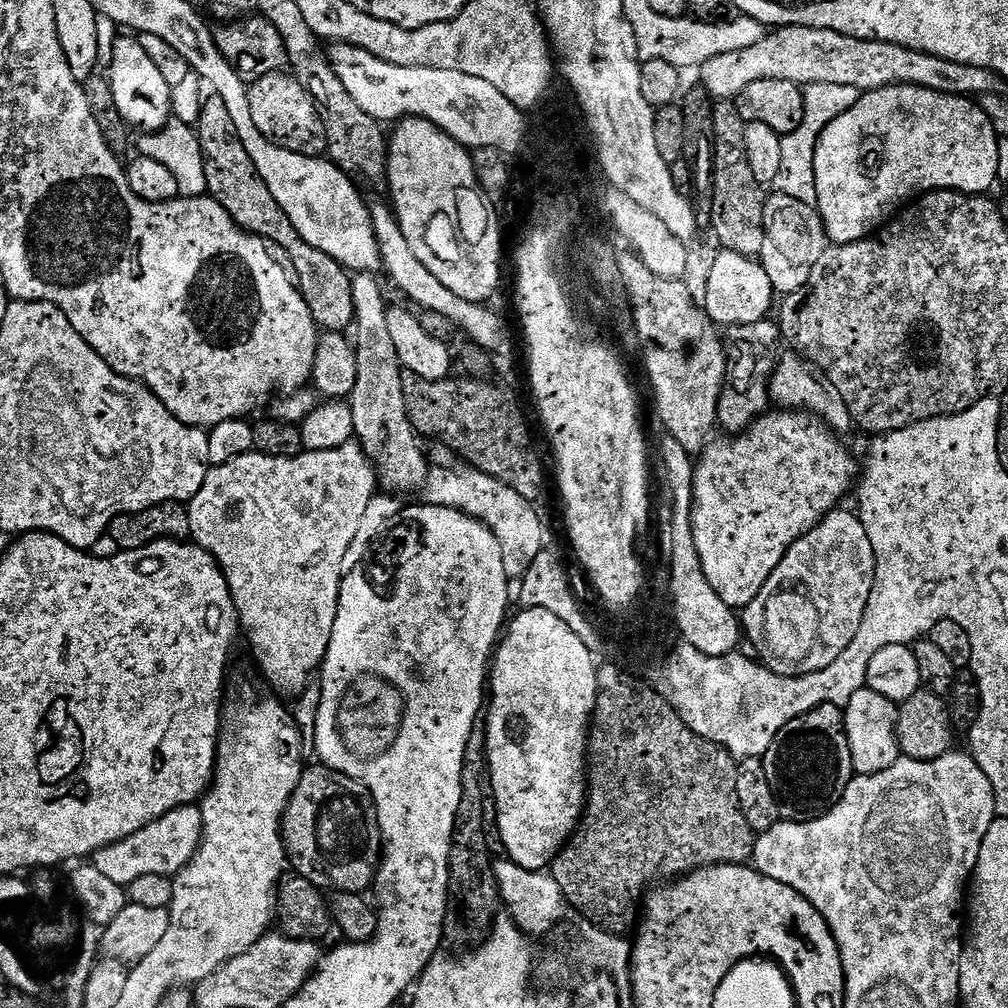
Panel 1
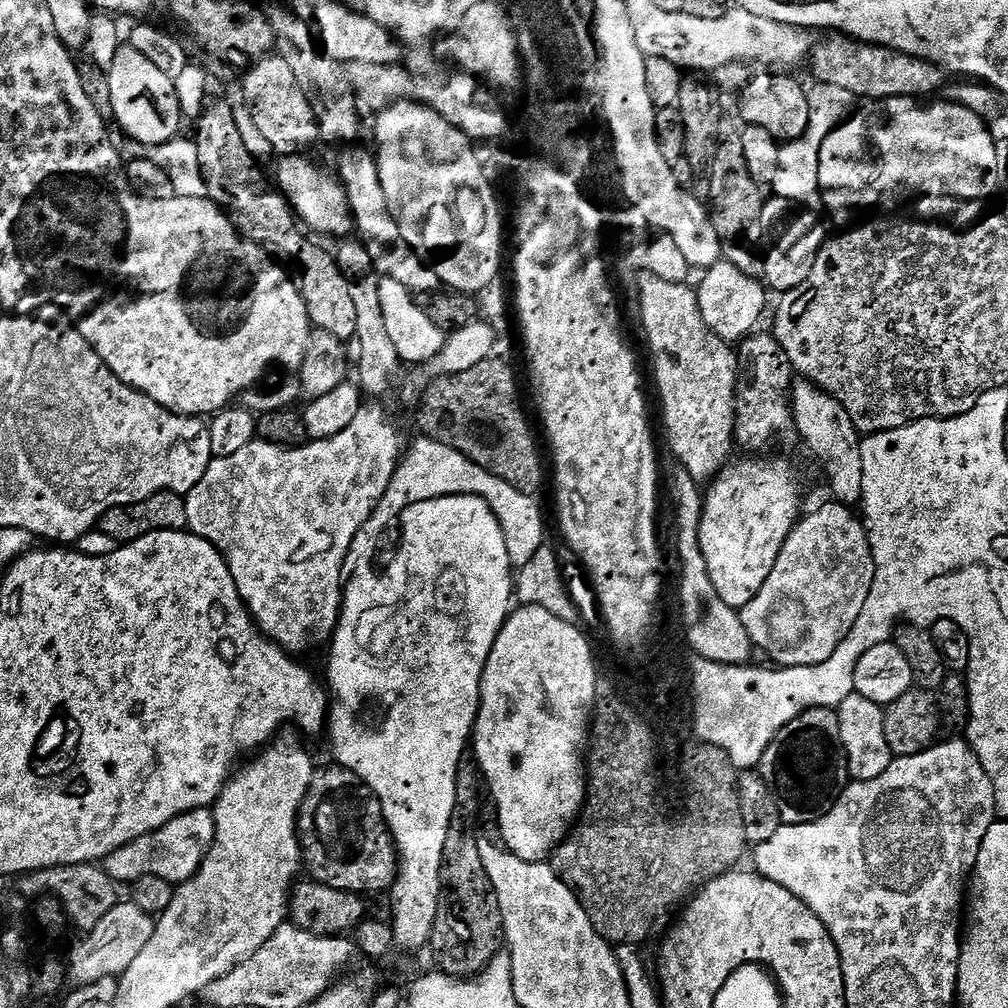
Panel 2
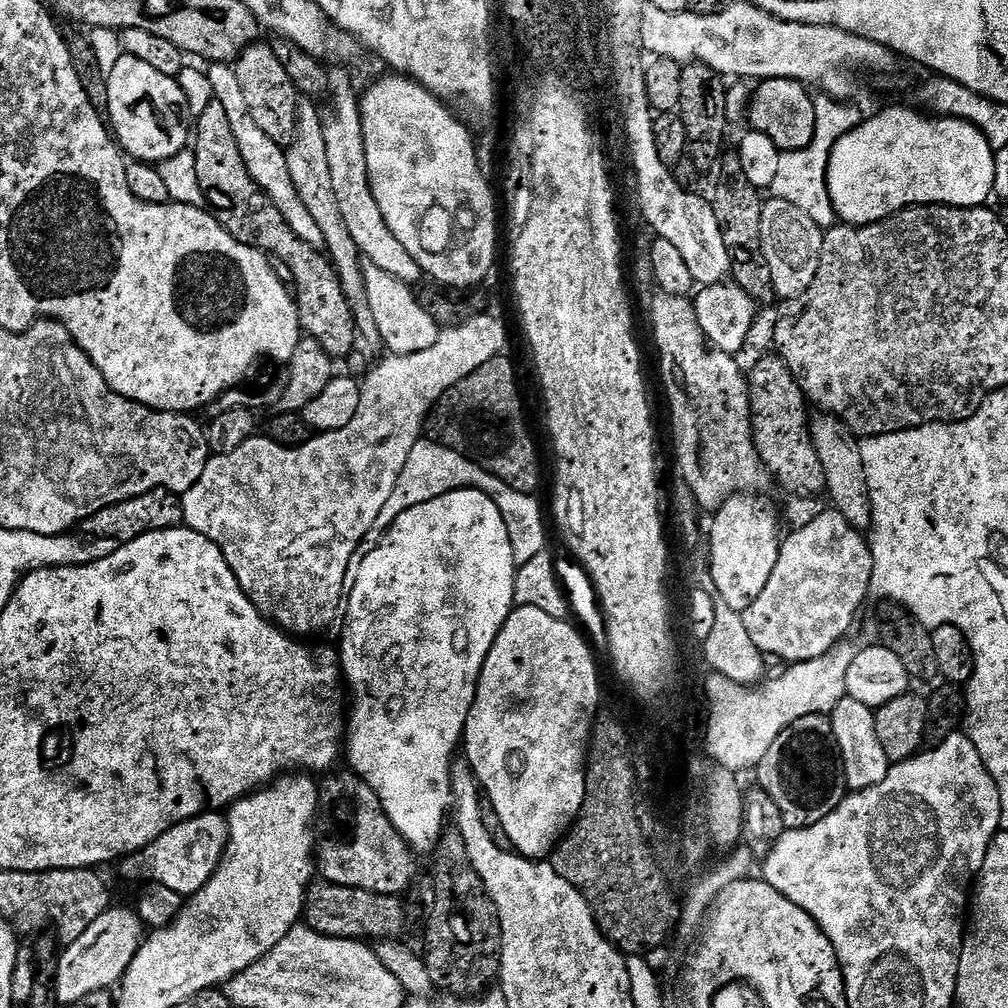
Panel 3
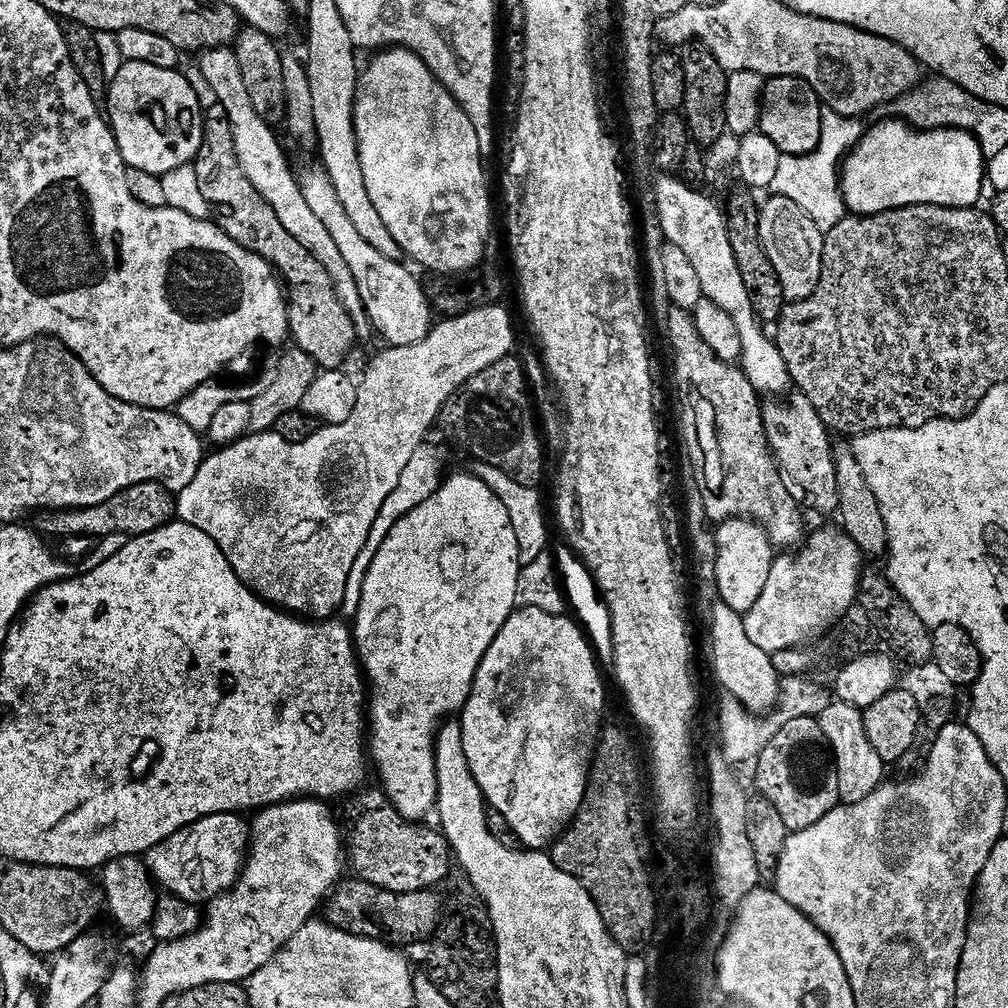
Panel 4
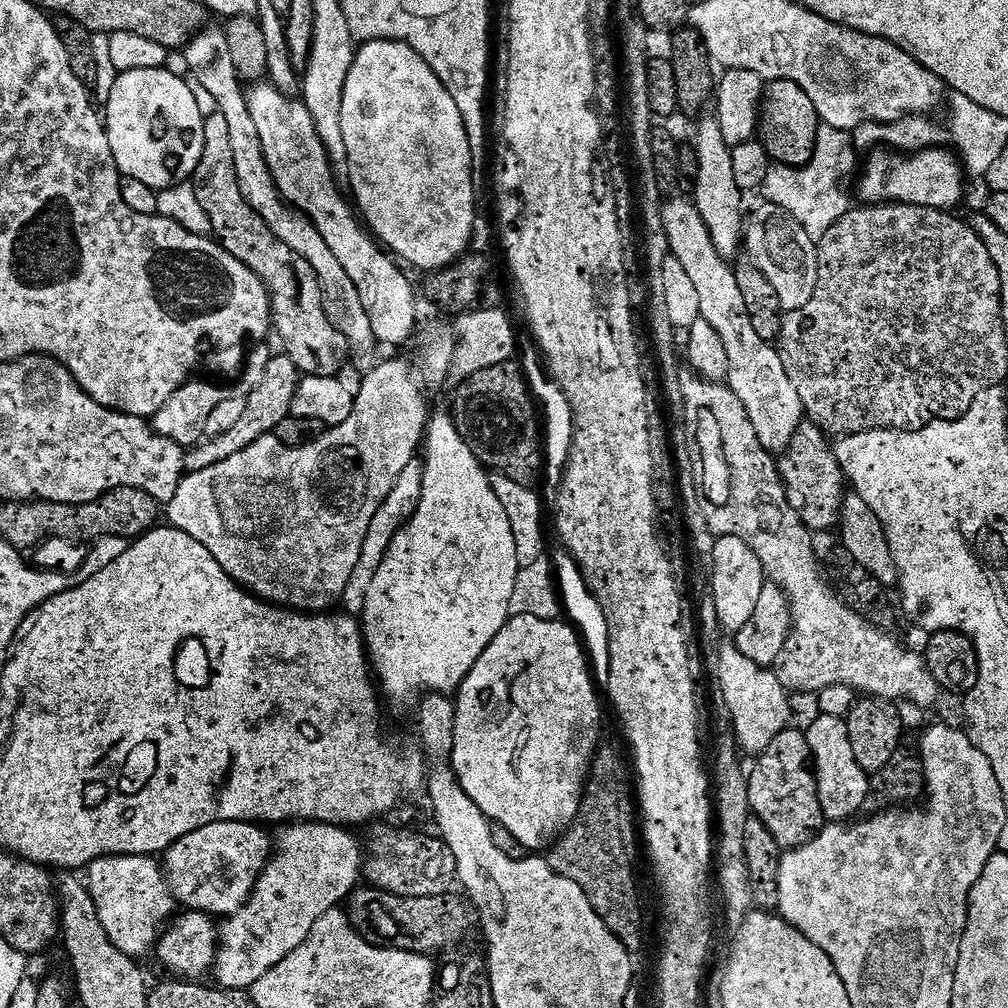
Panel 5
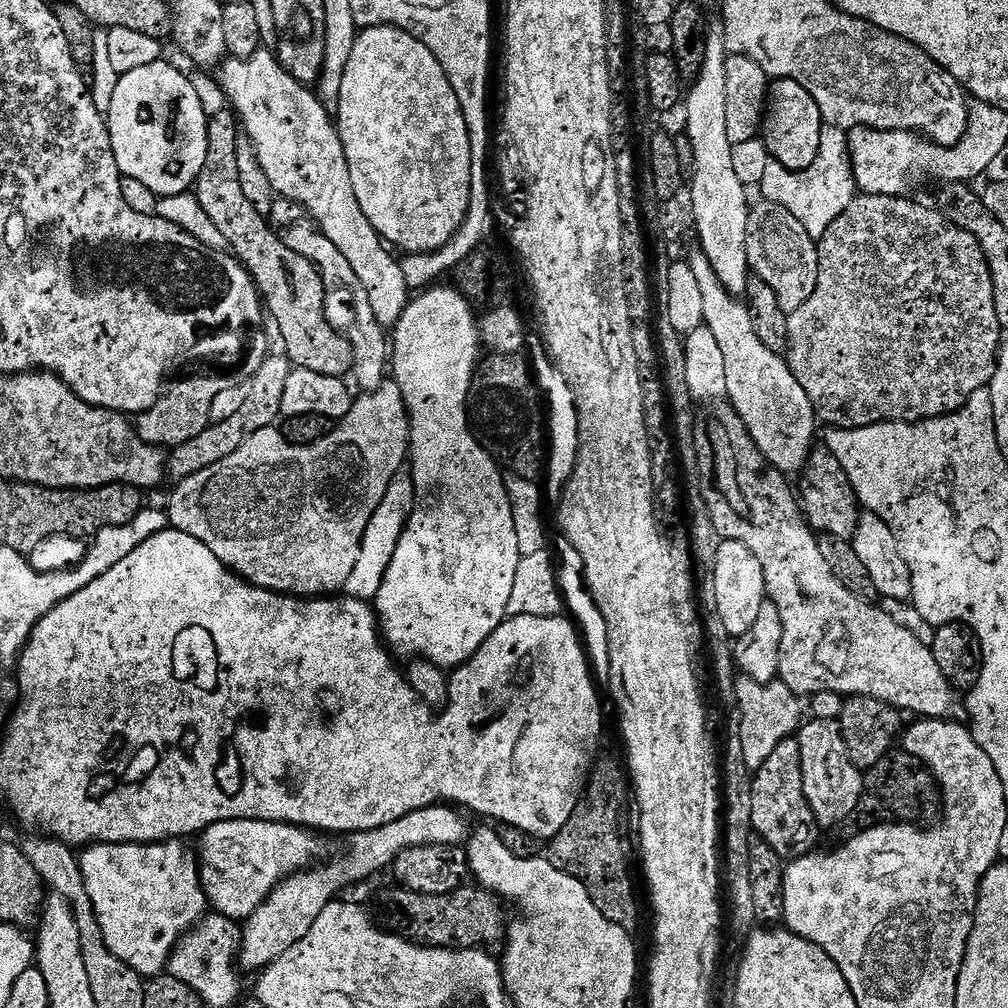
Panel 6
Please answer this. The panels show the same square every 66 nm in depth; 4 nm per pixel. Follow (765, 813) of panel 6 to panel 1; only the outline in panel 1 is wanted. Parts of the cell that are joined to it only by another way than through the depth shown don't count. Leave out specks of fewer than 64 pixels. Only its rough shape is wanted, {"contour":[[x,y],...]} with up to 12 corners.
{"contour":[[845,709],[789,722],[764,770],[784,820],[834,810],[854,778]]}

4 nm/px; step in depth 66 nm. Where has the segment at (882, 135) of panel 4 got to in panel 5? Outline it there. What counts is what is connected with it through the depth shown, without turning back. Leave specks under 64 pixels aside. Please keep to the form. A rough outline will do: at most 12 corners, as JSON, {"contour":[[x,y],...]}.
{"contour":[[876,150],[860,176],[865,205],[952,210],[966,173],[955,151]]}

